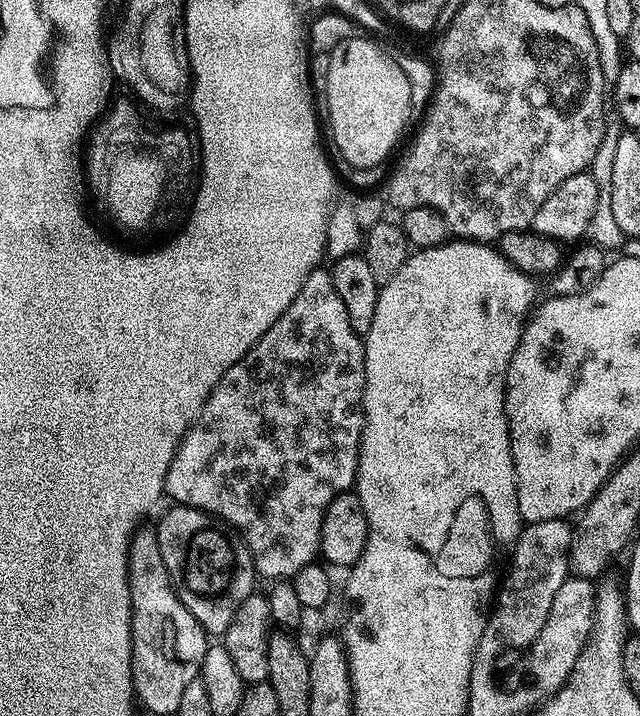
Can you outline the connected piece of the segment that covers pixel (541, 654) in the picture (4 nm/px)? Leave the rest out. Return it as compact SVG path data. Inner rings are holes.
M577 575L565 580L554 597L545 626L531 647L527 649L527 675L530 680L540 680L540 688L544 688L544 692L555 695L567 683L584 647L588 645L588 640L592 637L598 599L595 586L596 584L591 579L584 579Z

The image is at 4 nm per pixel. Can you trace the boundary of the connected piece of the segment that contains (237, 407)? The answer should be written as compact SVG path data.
M327 267L316 268L302 282L302 290L298 290L298 298L286 306L282 318L258 338L250 351L214 386L210 398L202 406L195 423L192 424L184 440L180 443L180 448L172 458L172 465L166 474L164 491L167 499L176 504L184 504L188 508L197 508L224 521L225 524L232 525L235 531L244 537L248 543L249 550L252 551L252 561L256 567L257 577L268 579L268 582L287 581L294 577L307 564L313 563L320 556L320 539L322 538L322 524L326 510L336 496L341 496L355 485L356 471L360 461L360 439L364 433L364 379L366 370L364 369L364 342L363 339L350 326L350 317L346 315L346 306L342 306L342 298L338 298L338 290L334 290L334 278Z

